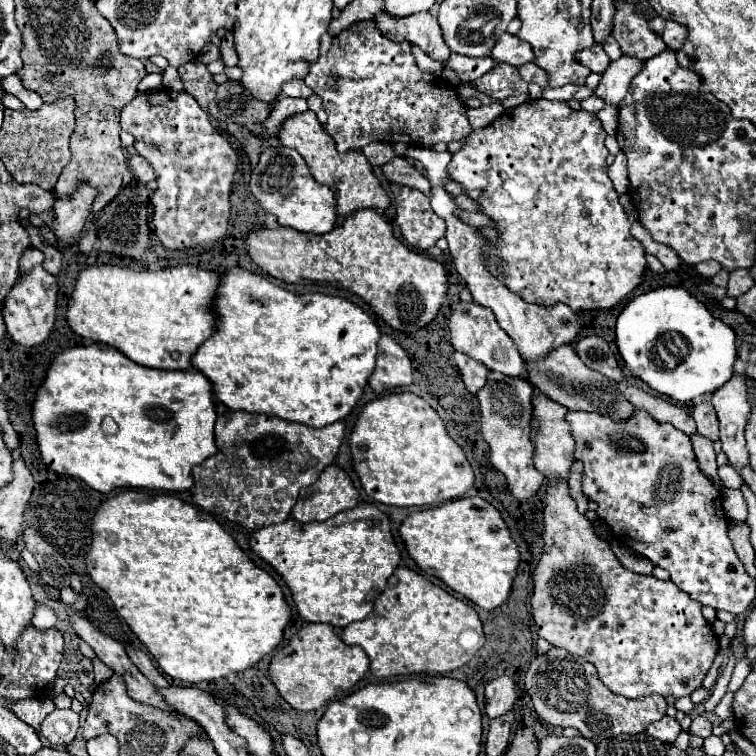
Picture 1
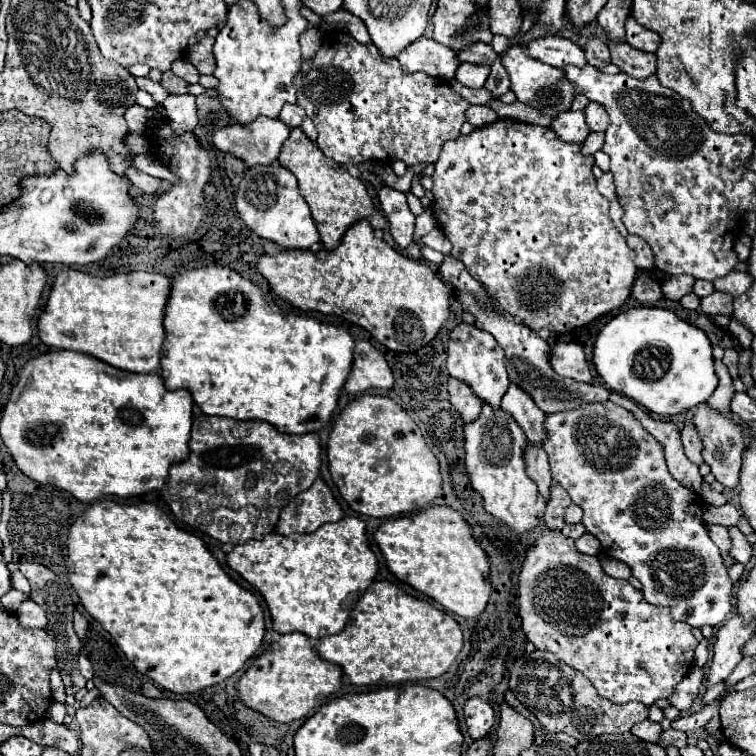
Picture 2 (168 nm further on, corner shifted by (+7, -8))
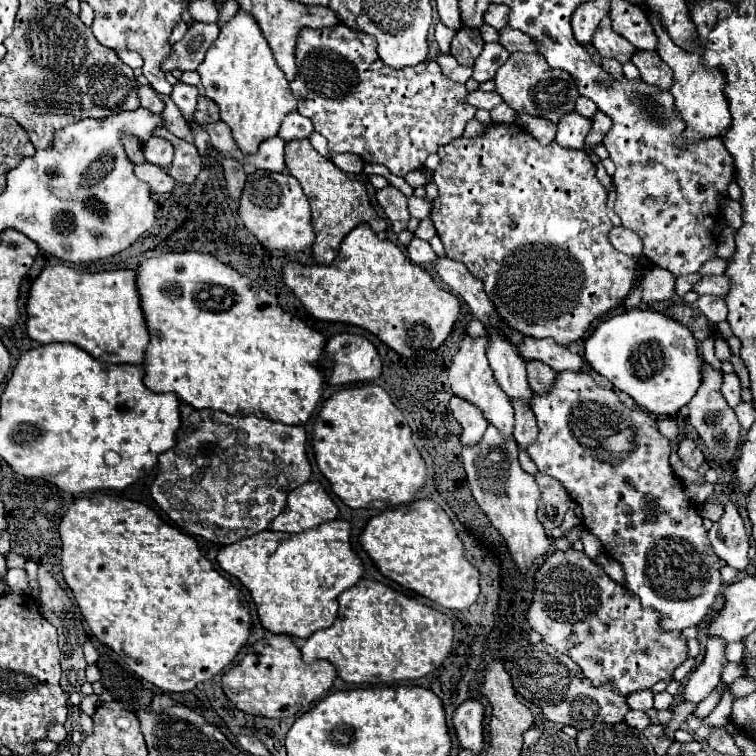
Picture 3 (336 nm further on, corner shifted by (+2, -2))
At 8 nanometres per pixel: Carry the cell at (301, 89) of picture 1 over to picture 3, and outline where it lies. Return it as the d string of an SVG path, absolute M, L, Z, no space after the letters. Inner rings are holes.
M290 112L286 116L286 120L282 122L282 128L278 132L278 136L286 142L290 140L298 140L298 138L308 138L312 134L314 126L310 124L310 120L306 120L306 116L298 114L298 112Z

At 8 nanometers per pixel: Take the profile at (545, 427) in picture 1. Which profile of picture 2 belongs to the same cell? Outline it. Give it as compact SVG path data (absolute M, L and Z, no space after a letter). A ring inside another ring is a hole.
M509 384L505 398L501 400L501 410L515 418L515 422L521 426L521 430L531 442L541 444L541 440L545 438L545 428L543 428L545 412L539 410L539 406L525 390L521 390L515 384Z

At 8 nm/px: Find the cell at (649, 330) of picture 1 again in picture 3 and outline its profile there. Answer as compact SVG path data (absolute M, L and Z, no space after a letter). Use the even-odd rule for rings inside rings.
M628 310L602 322L584 344L584 358L616 388L630 394L648 412L672 416L680 412L702 384L700 342L684 324L654 310Z

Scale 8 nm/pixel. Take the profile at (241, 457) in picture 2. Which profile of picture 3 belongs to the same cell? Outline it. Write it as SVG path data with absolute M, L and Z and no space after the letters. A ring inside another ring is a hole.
M180 404L182 426L174 448L158 456L156 478L152 482L154 502L188 534L202 536L216 544L234 544L252 534L270 528L272 520L286 506L288 494L306 484L312 476L312 464L306 452L306 430L264 420L254 414L232 416L220 410L194 410Z

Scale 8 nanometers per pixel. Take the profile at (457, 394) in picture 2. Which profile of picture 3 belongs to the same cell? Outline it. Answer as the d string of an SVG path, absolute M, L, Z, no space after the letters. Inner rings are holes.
M456 396L454 402L450 402L450 408L454 418L462 426L462 436L460 436L462 444L468 444L468 446L476 444L486 432L486 424L488 424L480 408L474 408L474 404L470 404L468 400L462 400L460 396Z

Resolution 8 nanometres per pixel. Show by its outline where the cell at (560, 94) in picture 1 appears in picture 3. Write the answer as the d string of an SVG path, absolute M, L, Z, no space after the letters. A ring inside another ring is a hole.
M578 96L576 112L580 112L580 114L582 114L582 116L586 116L586 118L592 118L592 116L594 116L594 112L596 112L596 104L594 104L594 102L590 102L590 100L588 100L588 98L584 98L584 96Z

